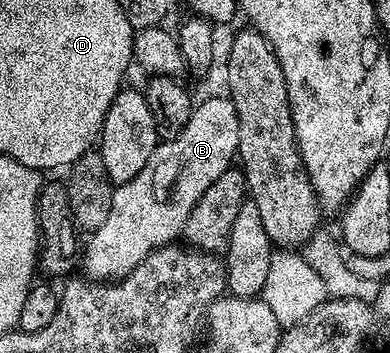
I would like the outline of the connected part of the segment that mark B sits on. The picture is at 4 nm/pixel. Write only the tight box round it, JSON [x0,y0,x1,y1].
[81,98,239,281]

